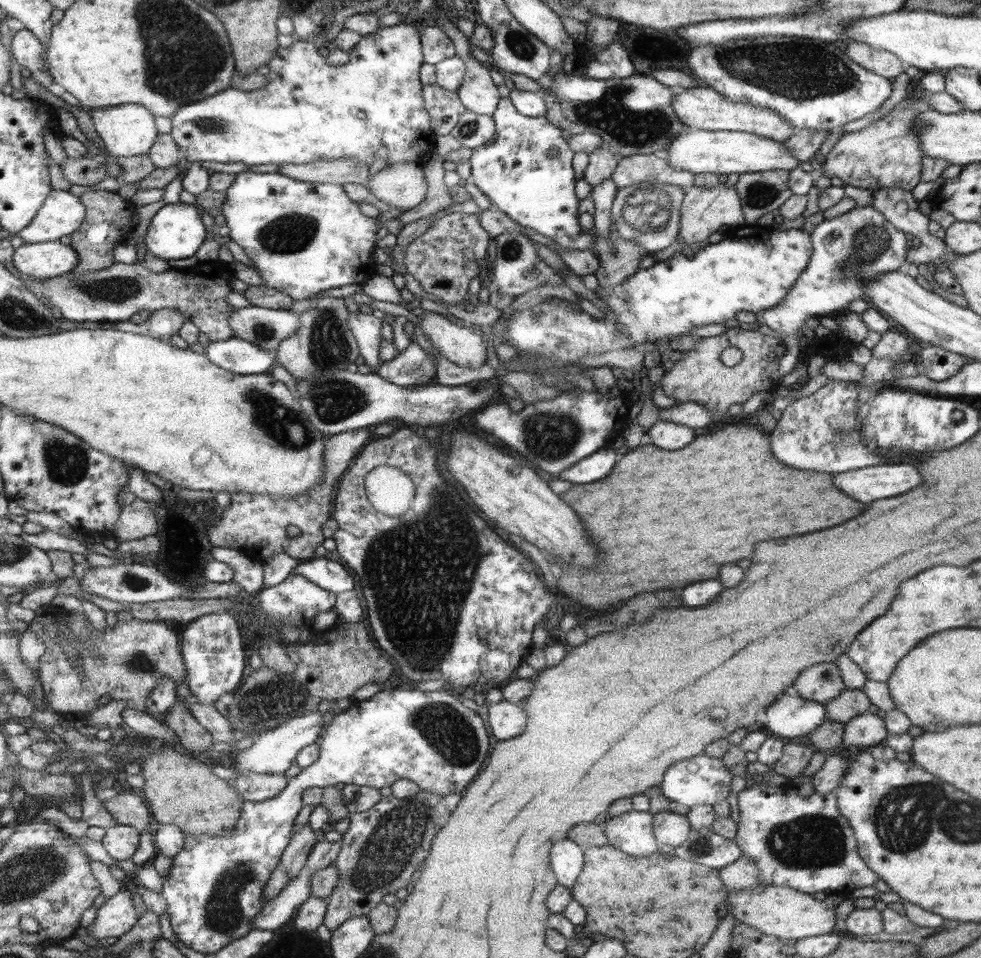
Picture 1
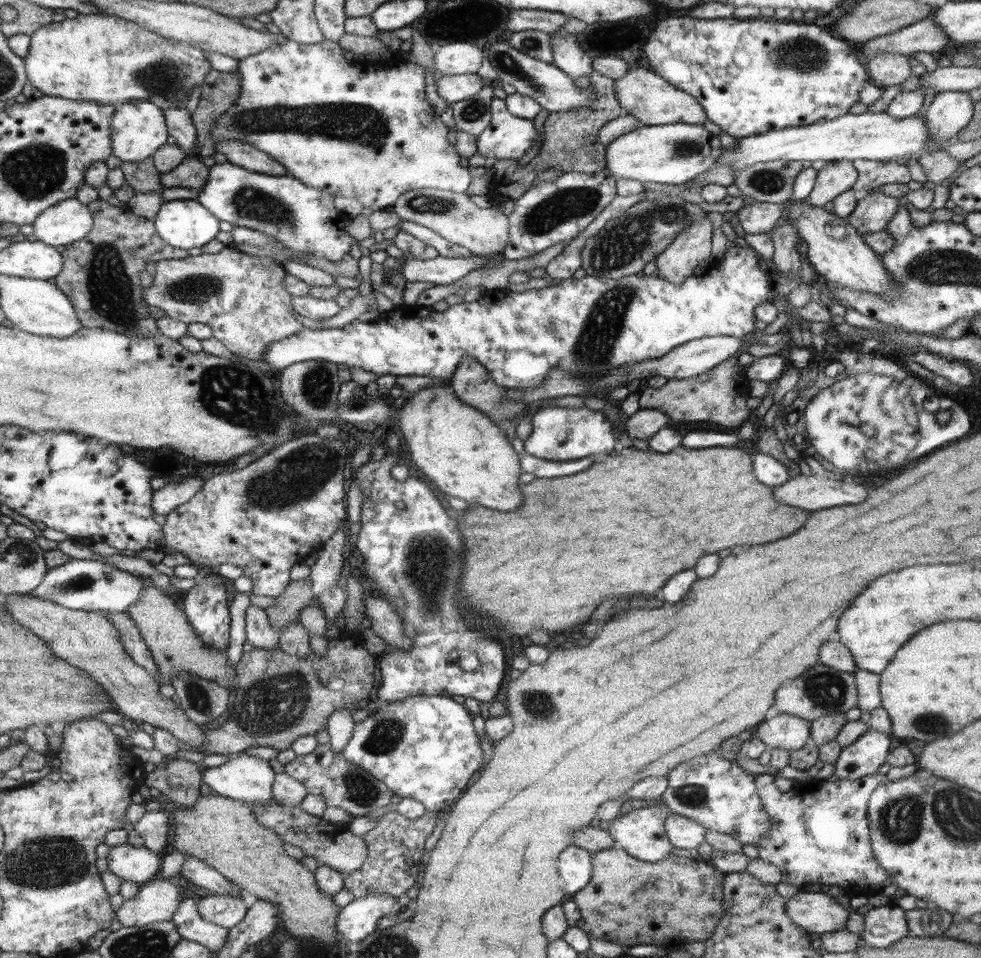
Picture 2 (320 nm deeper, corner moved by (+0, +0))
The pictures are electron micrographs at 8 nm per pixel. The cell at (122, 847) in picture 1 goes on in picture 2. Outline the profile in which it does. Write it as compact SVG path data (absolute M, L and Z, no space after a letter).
M125 842L120 846L110 847L109 849L110 853L107 857L107 870L114 872L121 880L127 880L128 882L138 884L140 884L140 882L148 882L152 880L152 874L156 876L156 872L160 870L160 858L145 846L136 848L135 845Z

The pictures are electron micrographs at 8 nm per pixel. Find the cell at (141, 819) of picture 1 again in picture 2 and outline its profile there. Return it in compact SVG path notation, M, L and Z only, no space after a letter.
M150 805L150 808L142 818L134 825L134 829L138 834L145 840L145 847L152 852L161 852L164 853L166 850L166 846L168 846L168 832L170 832L170 820L168 820L168 816L170 814L166 814L164 816L164 808Z

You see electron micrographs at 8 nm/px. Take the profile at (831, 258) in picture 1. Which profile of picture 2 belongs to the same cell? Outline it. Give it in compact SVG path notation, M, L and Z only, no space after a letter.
M874 192L862 198L847 222L862 236L867 232L884 231L887 222L898 212L898 200L882 192Z

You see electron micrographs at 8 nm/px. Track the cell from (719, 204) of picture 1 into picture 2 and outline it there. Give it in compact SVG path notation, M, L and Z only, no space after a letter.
M708 214L690 223L672 244L655 260L658 274L670 284L680 286L688 276L694 274L696 266L710 256L712 246L712 224Z

